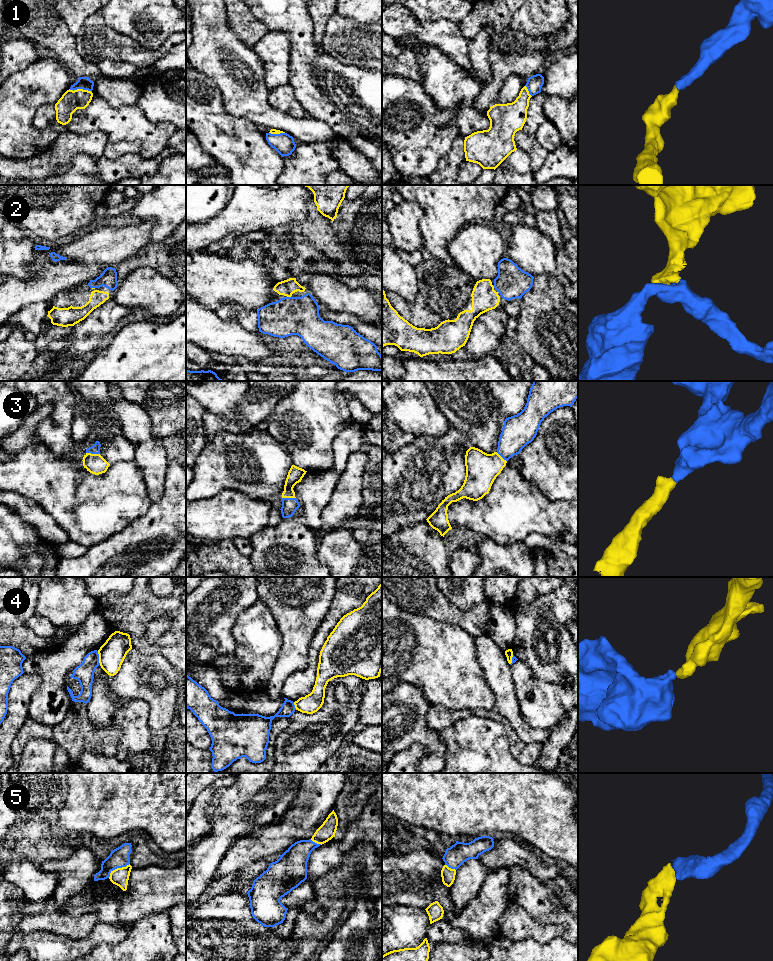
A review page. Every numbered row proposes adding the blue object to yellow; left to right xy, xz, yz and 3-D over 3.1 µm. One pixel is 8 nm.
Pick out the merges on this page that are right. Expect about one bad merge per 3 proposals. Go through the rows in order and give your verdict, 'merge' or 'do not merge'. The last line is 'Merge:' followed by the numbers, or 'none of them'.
1: merge
2: merge
3: merge
4: do not merge
5: merge
Merge: 1, 2, 3, 5

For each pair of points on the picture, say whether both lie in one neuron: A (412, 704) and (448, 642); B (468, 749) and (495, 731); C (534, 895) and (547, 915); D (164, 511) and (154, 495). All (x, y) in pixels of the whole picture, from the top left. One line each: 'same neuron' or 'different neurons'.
A: different neurons
B: same neuron
C: same neuron
D: different neurons

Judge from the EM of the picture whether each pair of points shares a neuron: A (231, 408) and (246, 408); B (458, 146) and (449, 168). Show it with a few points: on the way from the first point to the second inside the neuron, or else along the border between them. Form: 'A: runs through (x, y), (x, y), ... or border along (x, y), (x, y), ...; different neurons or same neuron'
A: border along (248, 391), (239, 410), (243, 417), (254, 425); different neurons
B: runs through (457, 151), (457, 155), (450, 163); same neuron

